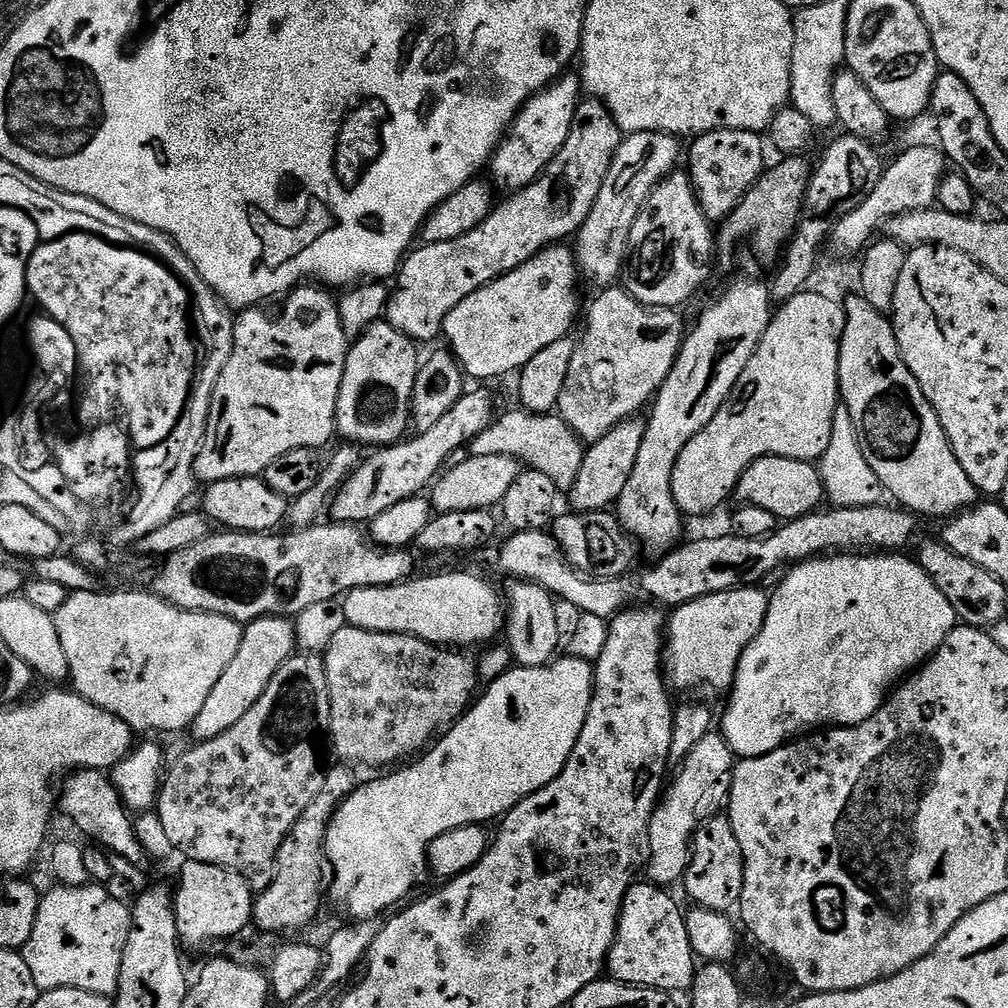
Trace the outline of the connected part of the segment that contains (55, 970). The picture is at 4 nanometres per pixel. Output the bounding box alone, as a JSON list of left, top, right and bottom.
[22,882,132,996]

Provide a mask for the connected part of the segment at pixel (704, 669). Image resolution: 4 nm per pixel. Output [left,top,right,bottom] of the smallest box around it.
[666,586,769,693]

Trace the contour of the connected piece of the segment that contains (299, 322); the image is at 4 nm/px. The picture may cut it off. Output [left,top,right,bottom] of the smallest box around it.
[196,286,350,484]

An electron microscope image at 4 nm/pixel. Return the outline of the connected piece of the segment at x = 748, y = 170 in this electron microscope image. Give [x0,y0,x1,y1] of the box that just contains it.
[686,128,766,222]

